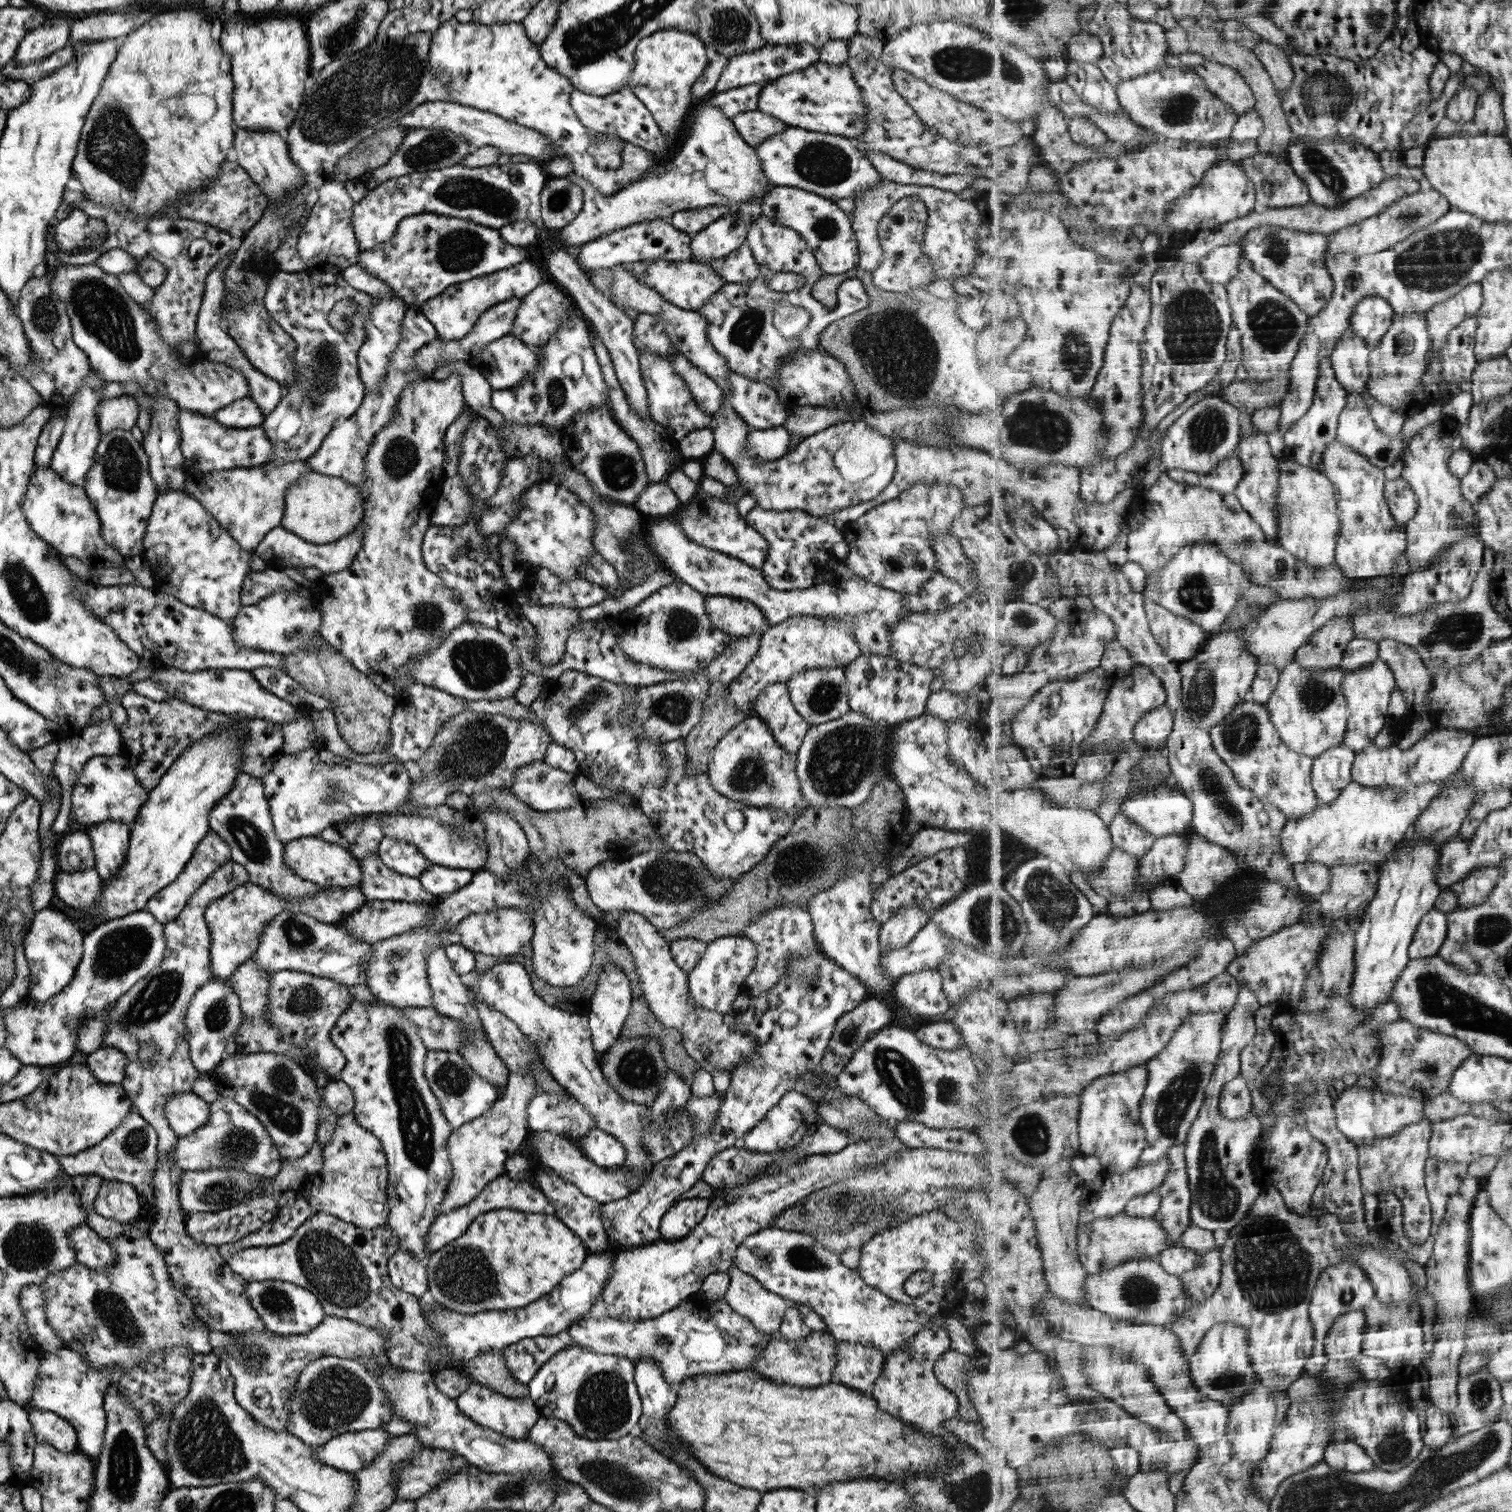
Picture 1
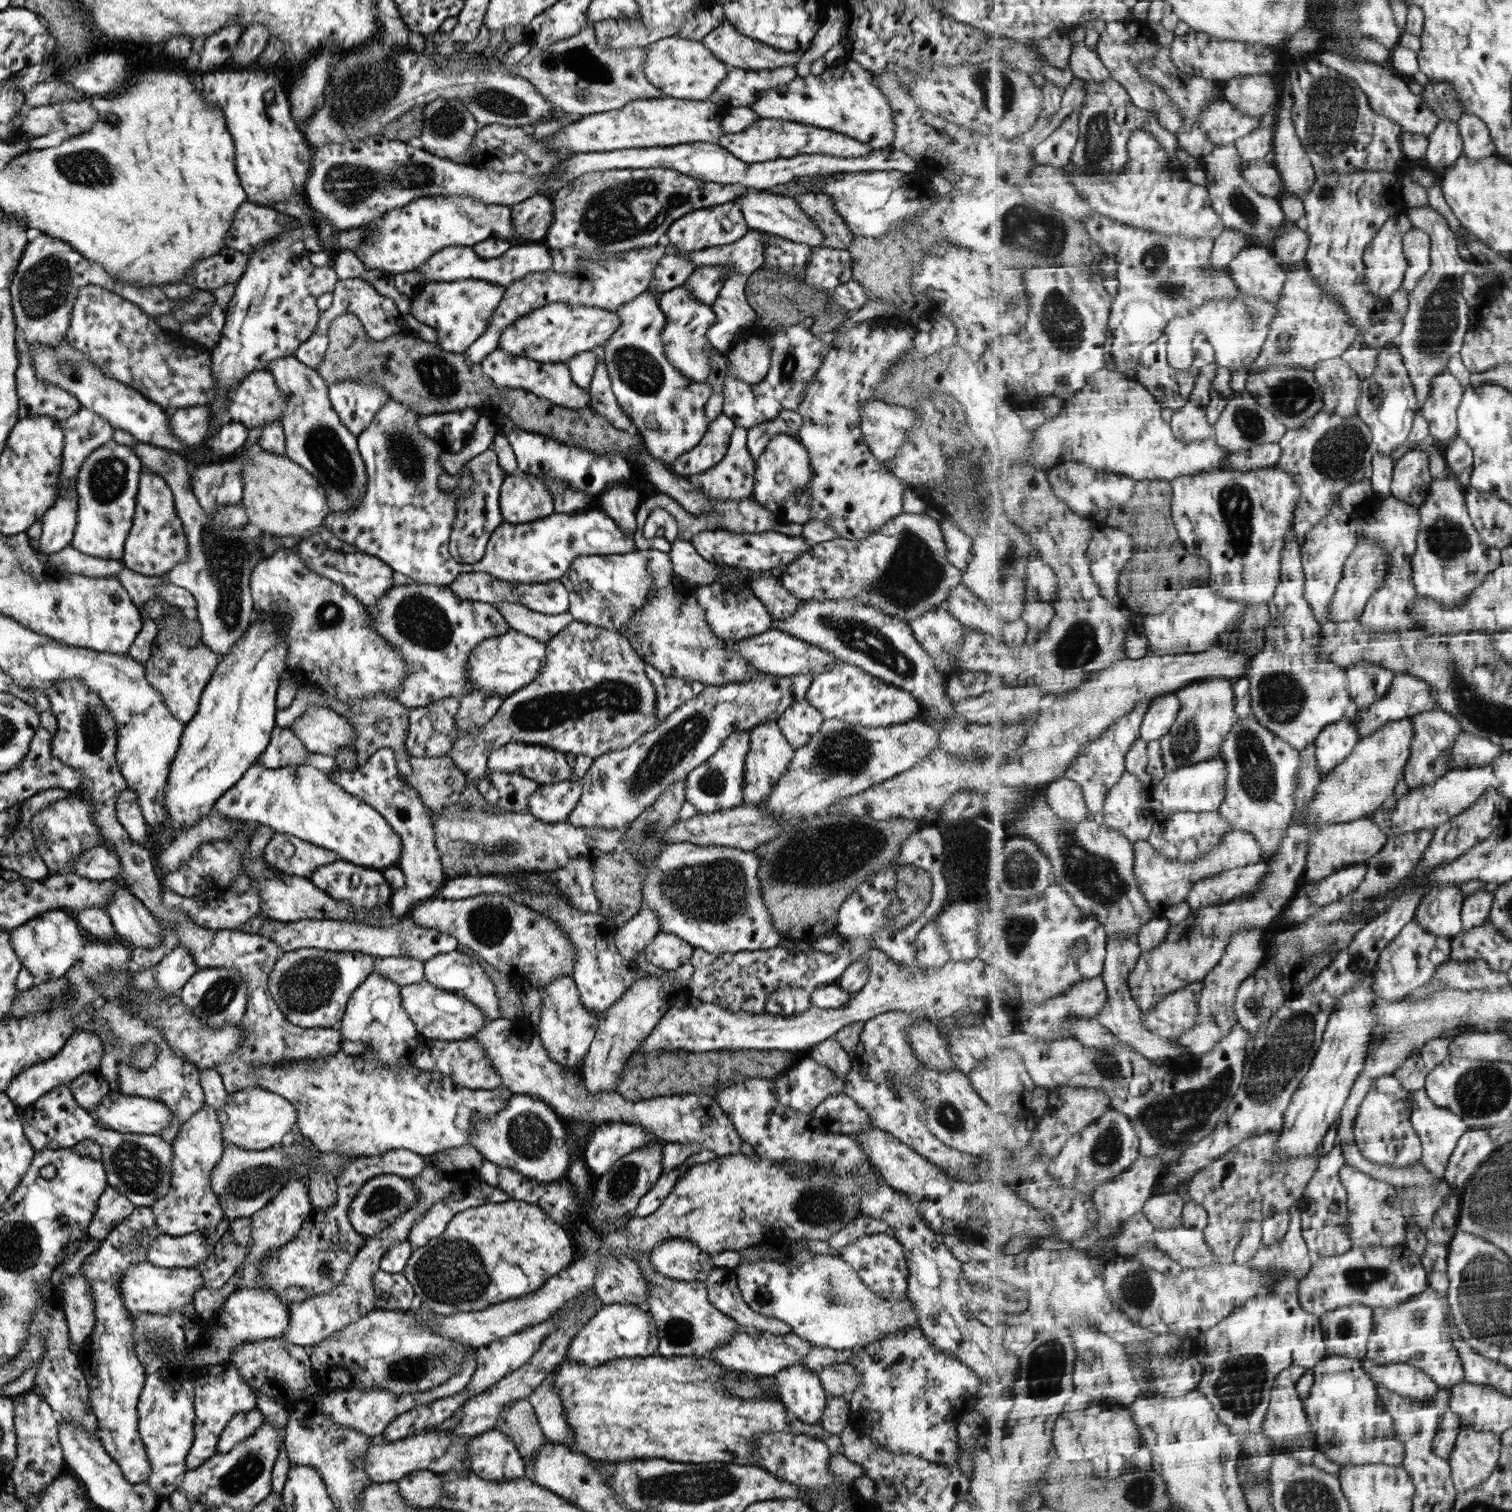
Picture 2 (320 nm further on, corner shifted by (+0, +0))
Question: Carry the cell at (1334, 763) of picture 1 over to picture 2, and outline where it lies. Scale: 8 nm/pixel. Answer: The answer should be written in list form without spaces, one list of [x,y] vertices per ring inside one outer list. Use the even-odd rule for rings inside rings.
[[[1353,706],[1349,714],[1339,722],[1326,726],[1323,732],[1319,733],[1315,742],[1315,753],[1323,774],[1341,765],[1363,737],[1356,725],[1355,711],[1357,707]]]

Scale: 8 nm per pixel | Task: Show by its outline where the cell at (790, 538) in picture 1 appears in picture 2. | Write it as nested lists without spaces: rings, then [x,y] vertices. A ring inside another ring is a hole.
[[[769,571],[761,573],[761,577],[754,578],[749,584],[753,596],[765,606],[773,621],[789,619],[797,611],[798,601],[780,585],[778,578],[769,575]]]

